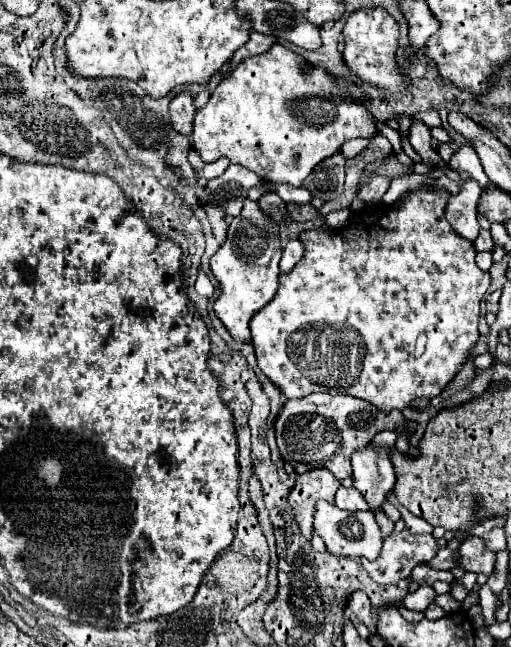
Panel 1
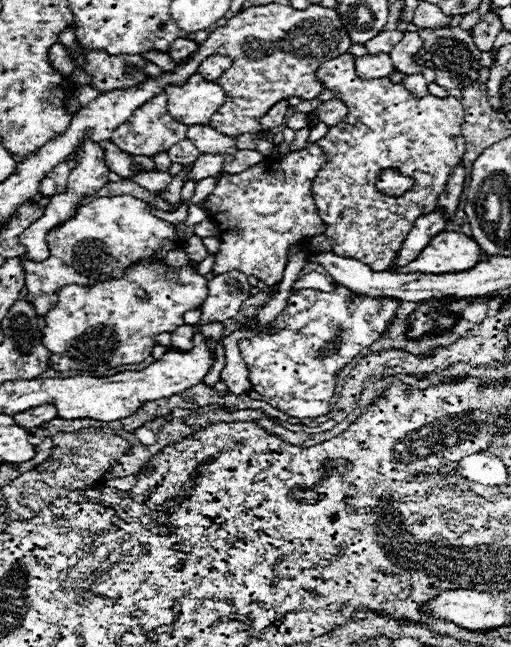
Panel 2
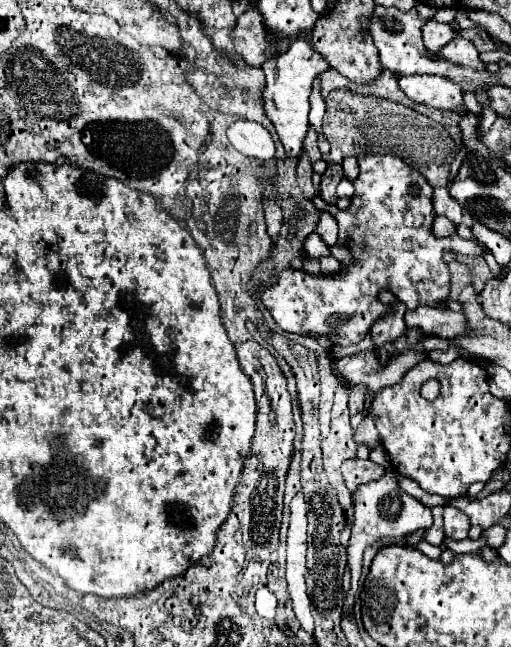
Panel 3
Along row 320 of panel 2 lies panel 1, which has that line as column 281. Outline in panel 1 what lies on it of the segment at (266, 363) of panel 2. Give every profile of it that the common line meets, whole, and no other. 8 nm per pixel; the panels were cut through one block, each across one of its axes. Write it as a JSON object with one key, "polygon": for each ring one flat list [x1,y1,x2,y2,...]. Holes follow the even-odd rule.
{"polygon":[[428,178,418,188,408,190,402,196,400,206,396,206,396,210,394,210,394,206,388,206,378,212,378,208,382,208,382,206,370,204,370,206,364,206,360,212,354,212,352,218,348,220,348,224,342,228,336,228,330,232,326,226,314,226,306,232,300,232,298,240,304,246,302,260,292,268,292,272,280,274,280,288,278,288,276,296,272,298,272,304,268,304,268,308,262,308,260,312,256,312,256,316,252,316,252,324,250,324,252,344,256,350,260,370,288,398,302,398,302,396,308,396,314,392,348,394,348,396,368,400,378,410,388,414,394,408,398,408,398,410,406,408,414,398,438,396,444,390,444,386,458,374,458,370,464,366,464,362,472,356,472,350,480,336,478,334,480,302,490,286,490,274,482,272,476,266,474,244,470,240,464,240,462,236,456,236,456,232,452,232,452,226,444,218,444,208,448,204,448,200,450,200,450,192,446,188,436,188,434,180]]}

